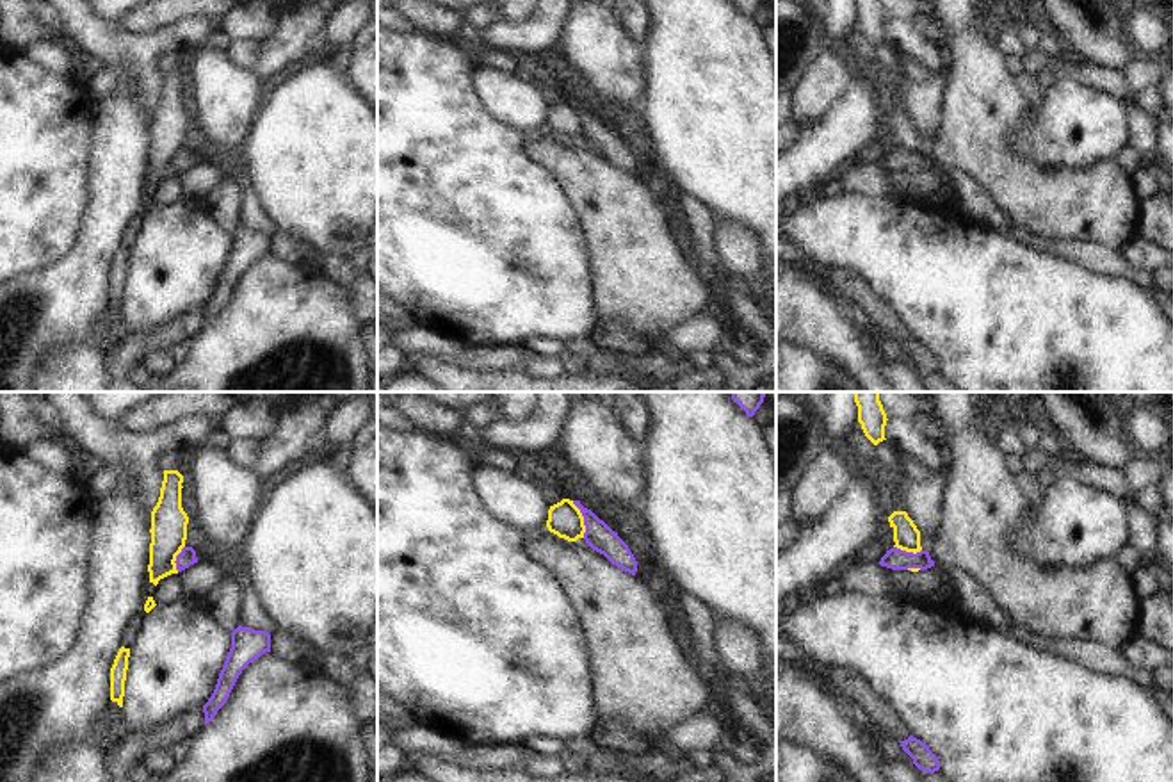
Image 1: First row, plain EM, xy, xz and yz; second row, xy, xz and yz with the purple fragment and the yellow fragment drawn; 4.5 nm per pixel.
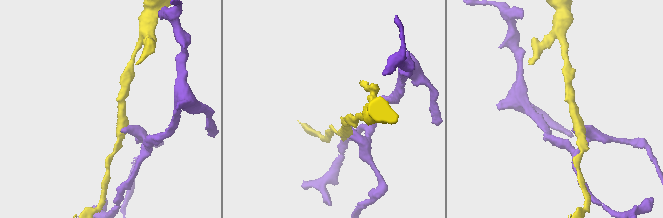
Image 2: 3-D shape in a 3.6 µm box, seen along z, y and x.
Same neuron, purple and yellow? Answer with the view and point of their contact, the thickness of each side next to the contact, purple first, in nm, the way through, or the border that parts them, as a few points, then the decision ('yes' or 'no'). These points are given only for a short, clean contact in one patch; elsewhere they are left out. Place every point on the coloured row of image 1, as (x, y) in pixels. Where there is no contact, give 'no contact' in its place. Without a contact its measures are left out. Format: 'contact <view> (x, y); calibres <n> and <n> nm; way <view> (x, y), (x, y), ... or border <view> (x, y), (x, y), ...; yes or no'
contact xz (584, 519); calibres 120 and 160 nm; no

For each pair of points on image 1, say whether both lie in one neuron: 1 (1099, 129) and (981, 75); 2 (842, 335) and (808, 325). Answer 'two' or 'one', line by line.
1: two
2: one

